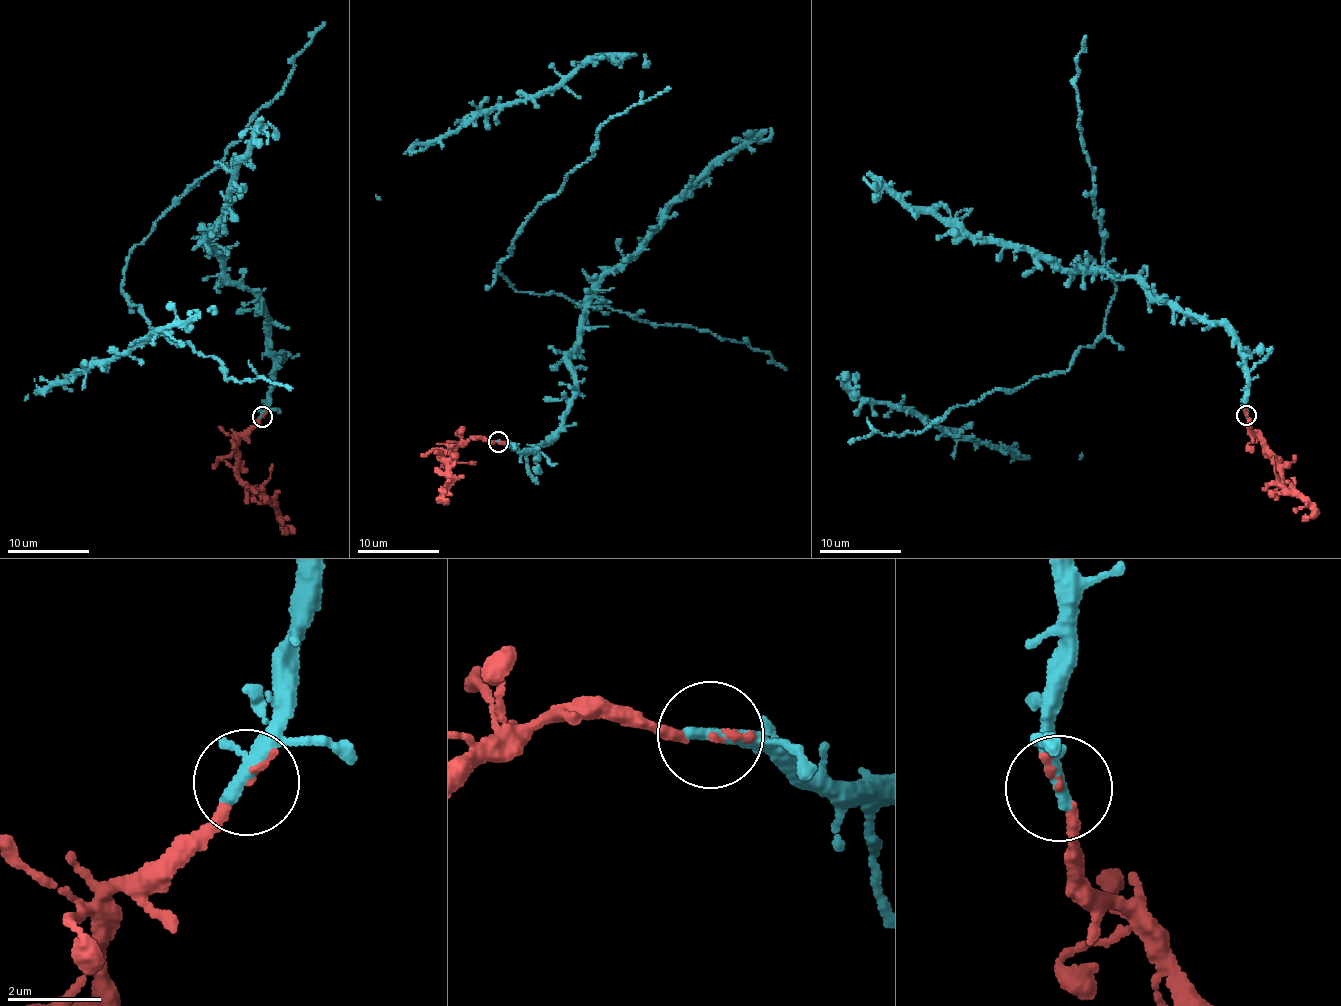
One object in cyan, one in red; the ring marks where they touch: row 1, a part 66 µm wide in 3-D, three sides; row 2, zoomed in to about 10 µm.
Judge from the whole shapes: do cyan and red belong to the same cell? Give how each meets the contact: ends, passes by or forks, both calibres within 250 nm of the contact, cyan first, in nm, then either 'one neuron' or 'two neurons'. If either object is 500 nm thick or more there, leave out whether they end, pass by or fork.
cyan ends | red ends | 360/150 nm | one neuron

